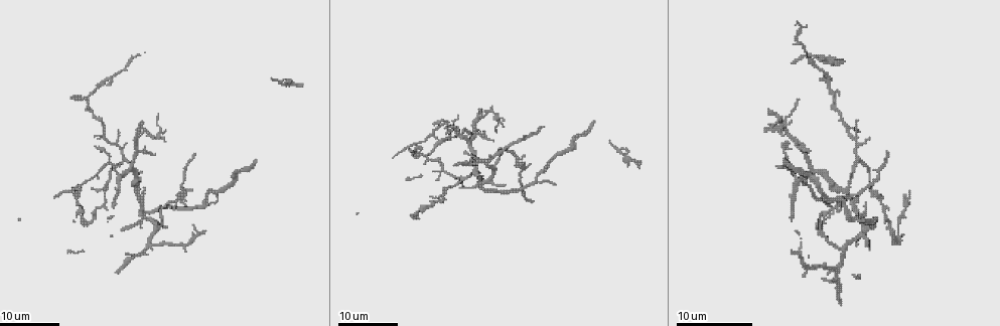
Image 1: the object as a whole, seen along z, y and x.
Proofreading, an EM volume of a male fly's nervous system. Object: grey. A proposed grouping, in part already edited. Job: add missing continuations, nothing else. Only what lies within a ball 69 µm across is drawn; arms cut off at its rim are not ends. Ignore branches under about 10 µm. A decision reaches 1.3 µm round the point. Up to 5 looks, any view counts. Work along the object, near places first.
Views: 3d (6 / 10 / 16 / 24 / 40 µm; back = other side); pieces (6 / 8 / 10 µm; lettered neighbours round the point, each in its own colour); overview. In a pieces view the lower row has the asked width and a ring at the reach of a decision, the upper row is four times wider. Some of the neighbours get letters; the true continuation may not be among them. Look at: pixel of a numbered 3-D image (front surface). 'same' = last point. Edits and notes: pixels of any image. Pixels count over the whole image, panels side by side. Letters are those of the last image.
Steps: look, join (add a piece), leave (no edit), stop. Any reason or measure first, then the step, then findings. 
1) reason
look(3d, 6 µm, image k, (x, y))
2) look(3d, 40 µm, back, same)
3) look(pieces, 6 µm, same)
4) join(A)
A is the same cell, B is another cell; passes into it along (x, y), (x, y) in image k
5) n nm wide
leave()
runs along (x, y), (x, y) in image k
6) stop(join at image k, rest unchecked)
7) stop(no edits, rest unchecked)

free end
look(3d, 24 µm, image 1, (166, 228))

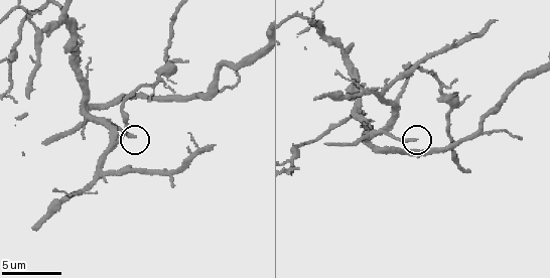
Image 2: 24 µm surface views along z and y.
look(pieces, 6 µm, image 2, (134, 136))

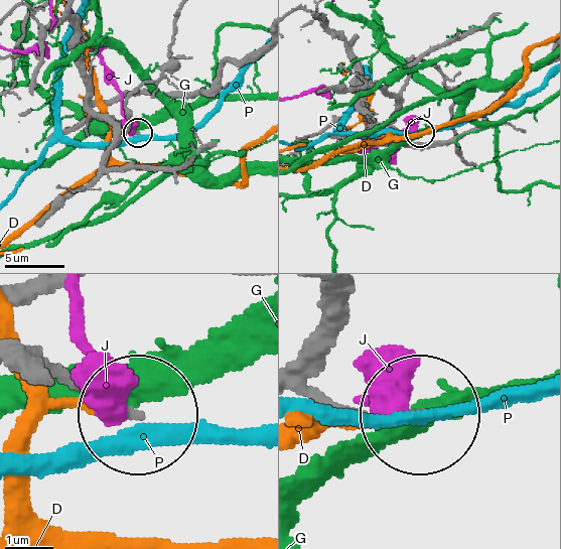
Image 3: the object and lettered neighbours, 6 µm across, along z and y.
180 nm wide
leave()
D, G, J and P are other cells; runs along (124, 92), (94, 107), (136, 131) in image 3; none of them fits

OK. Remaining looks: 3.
look(pieces, 6 µm, image 2, (46, 143))

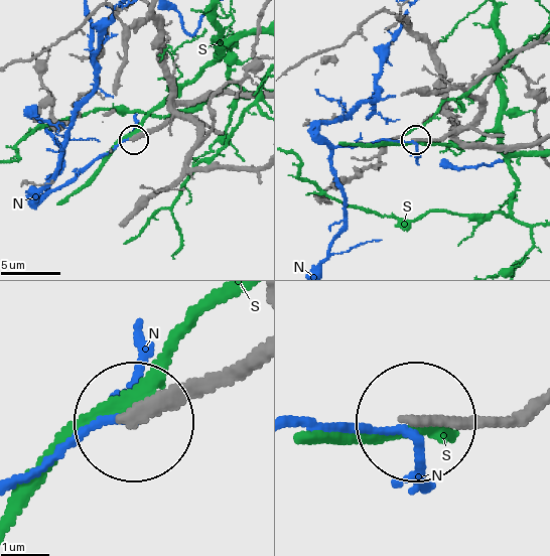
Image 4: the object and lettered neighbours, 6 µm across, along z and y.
250 nm wide
leave()
N and S are other cells; runs along (252, 353), (135, 420) in image 4; none of them fits

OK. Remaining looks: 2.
an open end
look(3d, 16 µm, image 1, (886, 152))

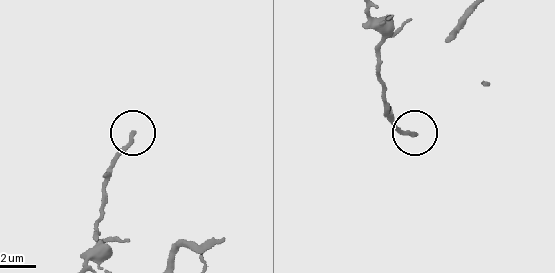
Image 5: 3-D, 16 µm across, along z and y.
look(pieces, 8 µm, image 5, (416, 131))

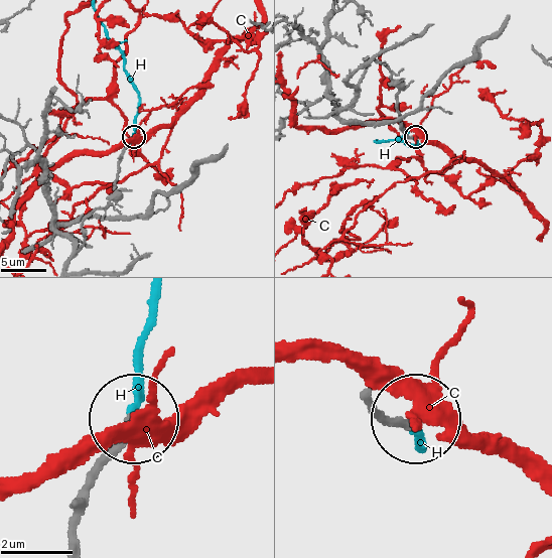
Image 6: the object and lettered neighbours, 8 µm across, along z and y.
220 nm wide
join(H)
H is the same cell, C is another cell; passes into it along (77, 508), (130, 409), (151, 294) in image 6; the neuron continues

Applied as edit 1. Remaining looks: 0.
stop(join at image 6, rest unchecked)

